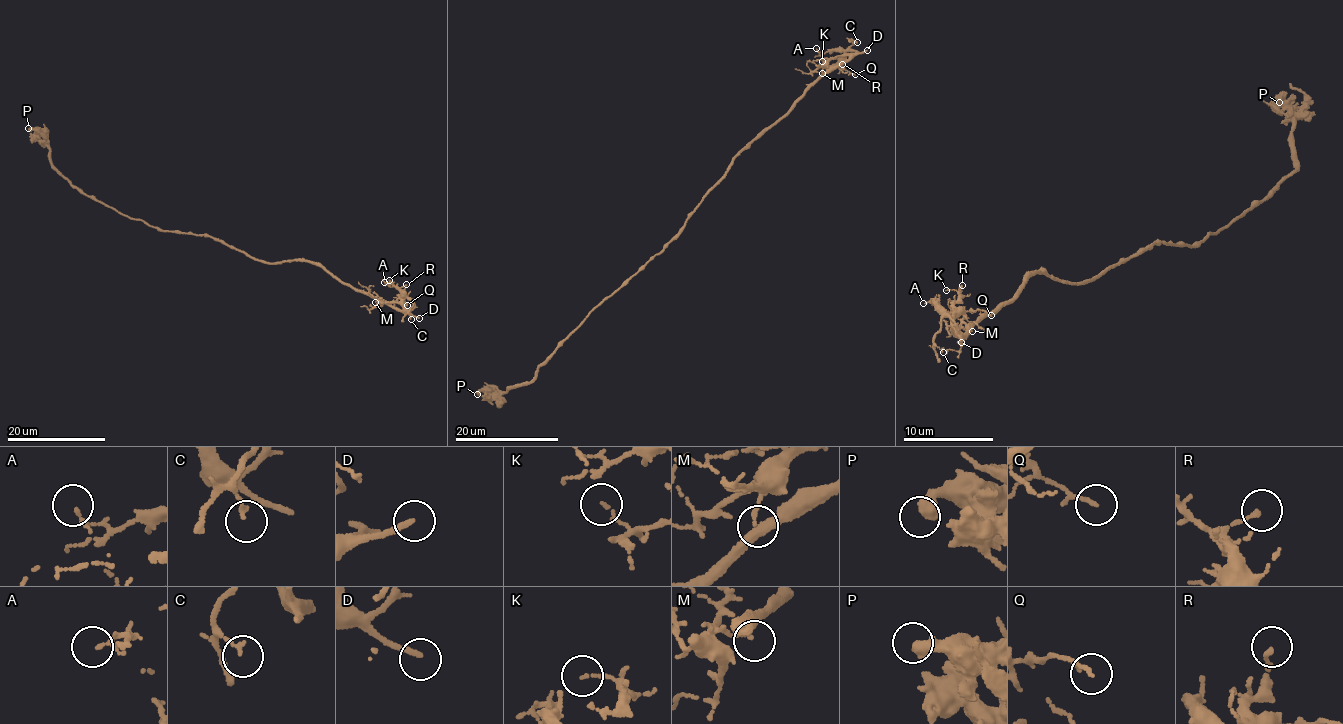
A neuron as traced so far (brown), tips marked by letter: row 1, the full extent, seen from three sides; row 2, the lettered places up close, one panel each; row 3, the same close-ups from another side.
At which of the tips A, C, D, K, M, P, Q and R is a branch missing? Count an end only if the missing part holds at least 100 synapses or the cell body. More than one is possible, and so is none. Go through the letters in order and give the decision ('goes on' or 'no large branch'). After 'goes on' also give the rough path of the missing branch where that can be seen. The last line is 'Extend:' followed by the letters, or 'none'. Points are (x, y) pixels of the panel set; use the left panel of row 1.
A: no large branch
C: no large branch
D: goes on
K: no large branch
M: no large branch
P: no large branch
Q: no large branch
R: no large branch
Extend: D

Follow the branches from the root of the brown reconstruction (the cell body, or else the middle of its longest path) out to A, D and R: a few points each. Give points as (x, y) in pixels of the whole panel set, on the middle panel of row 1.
A: (688, 219), (723, 176), (732, 159), (790, 109), (808, 88), (849, 57), (836, 49), (824, 53), (816, 48)
D: (688, 219), (723, 176), (732, 159), (790, 109), (823, 75), (867, 50)
R: (688, 219), (723, 176), (732, 159), (790, 109), (808, 88), (848, 56), (839, 58), (837, 63), (842, 64)

